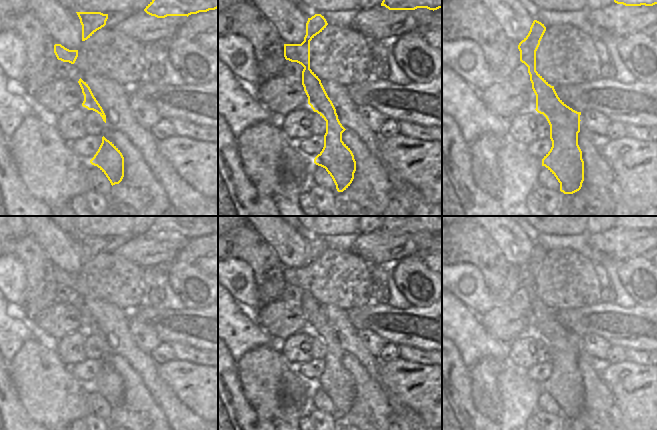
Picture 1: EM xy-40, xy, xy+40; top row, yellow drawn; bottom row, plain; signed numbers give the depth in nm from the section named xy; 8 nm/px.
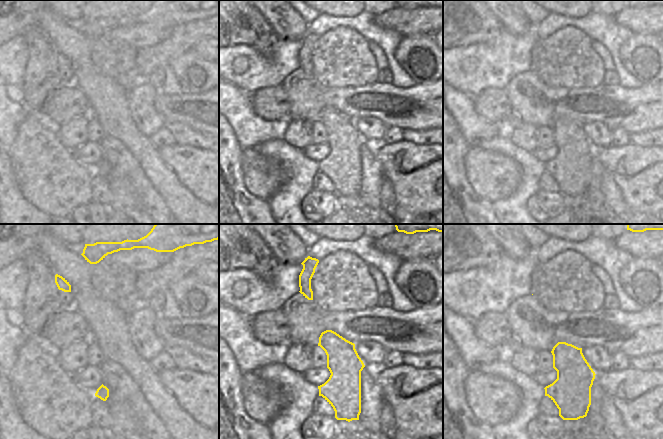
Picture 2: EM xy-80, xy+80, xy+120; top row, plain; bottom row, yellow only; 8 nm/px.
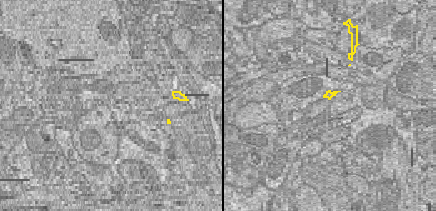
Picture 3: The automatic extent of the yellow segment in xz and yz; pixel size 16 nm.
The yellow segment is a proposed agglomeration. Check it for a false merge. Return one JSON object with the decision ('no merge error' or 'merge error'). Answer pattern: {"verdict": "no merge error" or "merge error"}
{"verdict": "no merge error"}

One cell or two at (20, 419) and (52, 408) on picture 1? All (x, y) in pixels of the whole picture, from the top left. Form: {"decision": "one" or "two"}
{"decision": "two"}

